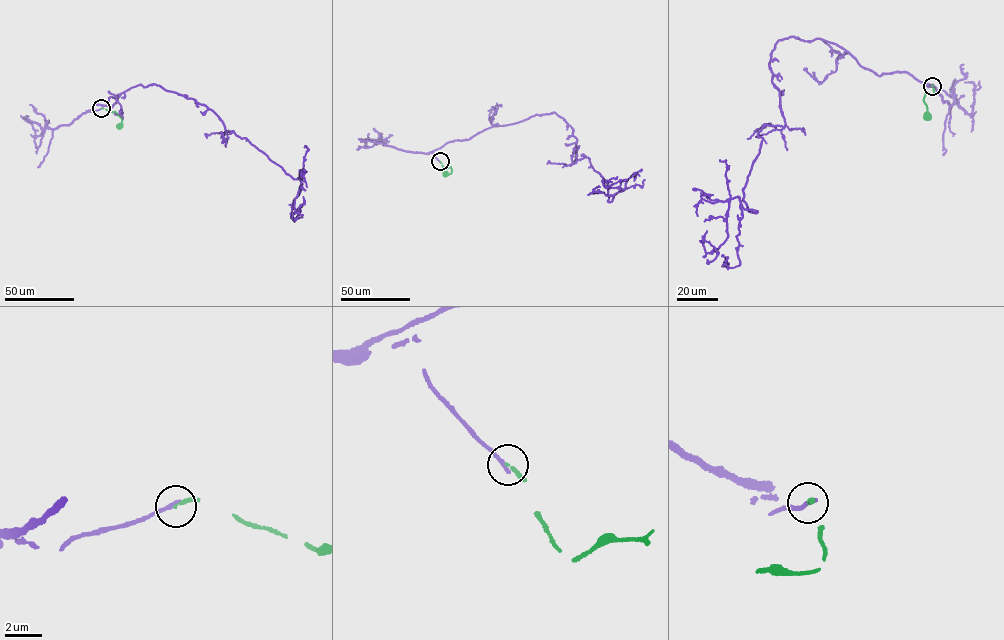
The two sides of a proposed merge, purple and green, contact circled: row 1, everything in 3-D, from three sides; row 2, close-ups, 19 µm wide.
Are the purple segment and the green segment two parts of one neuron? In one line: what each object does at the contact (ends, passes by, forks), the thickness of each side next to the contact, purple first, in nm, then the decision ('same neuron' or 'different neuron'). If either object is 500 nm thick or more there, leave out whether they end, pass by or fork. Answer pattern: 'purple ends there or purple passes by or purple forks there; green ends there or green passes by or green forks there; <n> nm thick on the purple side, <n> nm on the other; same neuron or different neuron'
purple ends there; green ends there; 240 nm thick on the purple side, 200 nm on the other; different neuron

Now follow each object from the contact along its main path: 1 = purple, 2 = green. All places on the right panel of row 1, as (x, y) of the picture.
1: (932, 85), (777, 41), (785, 124), (758, 133), (757, 212), (730, 199), (717, 253), (707, 230)
2: (932, 85), (934, 92), (925, 94), (923, 99), (926, 115)

